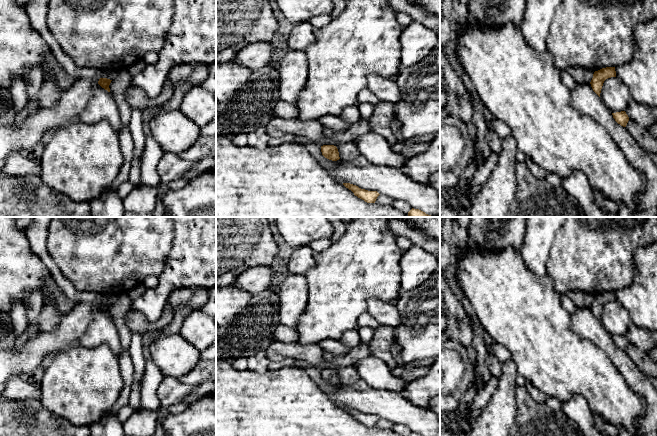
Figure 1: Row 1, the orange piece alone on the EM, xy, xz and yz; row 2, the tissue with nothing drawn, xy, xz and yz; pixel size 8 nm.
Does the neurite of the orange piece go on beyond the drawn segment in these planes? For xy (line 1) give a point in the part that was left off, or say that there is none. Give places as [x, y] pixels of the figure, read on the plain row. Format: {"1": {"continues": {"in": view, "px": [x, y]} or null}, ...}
{"1": {"continues": null}}

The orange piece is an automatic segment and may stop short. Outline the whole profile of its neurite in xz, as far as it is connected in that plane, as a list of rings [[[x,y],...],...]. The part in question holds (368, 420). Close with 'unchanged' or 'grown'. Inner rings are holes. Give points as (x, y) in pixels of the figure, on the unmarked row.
[[[343,407],[343,409],[351,414],[355,420],[364,424],[367,427],[375,427],[377,421],[380,419],[377,415],[368,415],[365,413],[361,413],[358,410],[350,407]]]; unchanged

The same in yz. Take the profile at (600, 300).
[[[606,291],[595,295],[590,306],[593,315],[600,321],[603,307],[606,303],[616,301],[615,291]]]; unchanged

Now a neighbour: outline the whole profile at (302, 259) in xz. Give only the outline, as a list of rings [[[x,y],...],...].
[[[309,246],[295,248],[288,261],[288,271],[291,274],[305,275],[315,263],[315,253]]]

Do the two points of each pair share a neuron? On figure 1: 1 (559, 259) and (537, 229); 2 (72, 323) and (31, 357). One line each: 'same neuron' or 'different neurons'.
1: different neurons
2: same neuron

